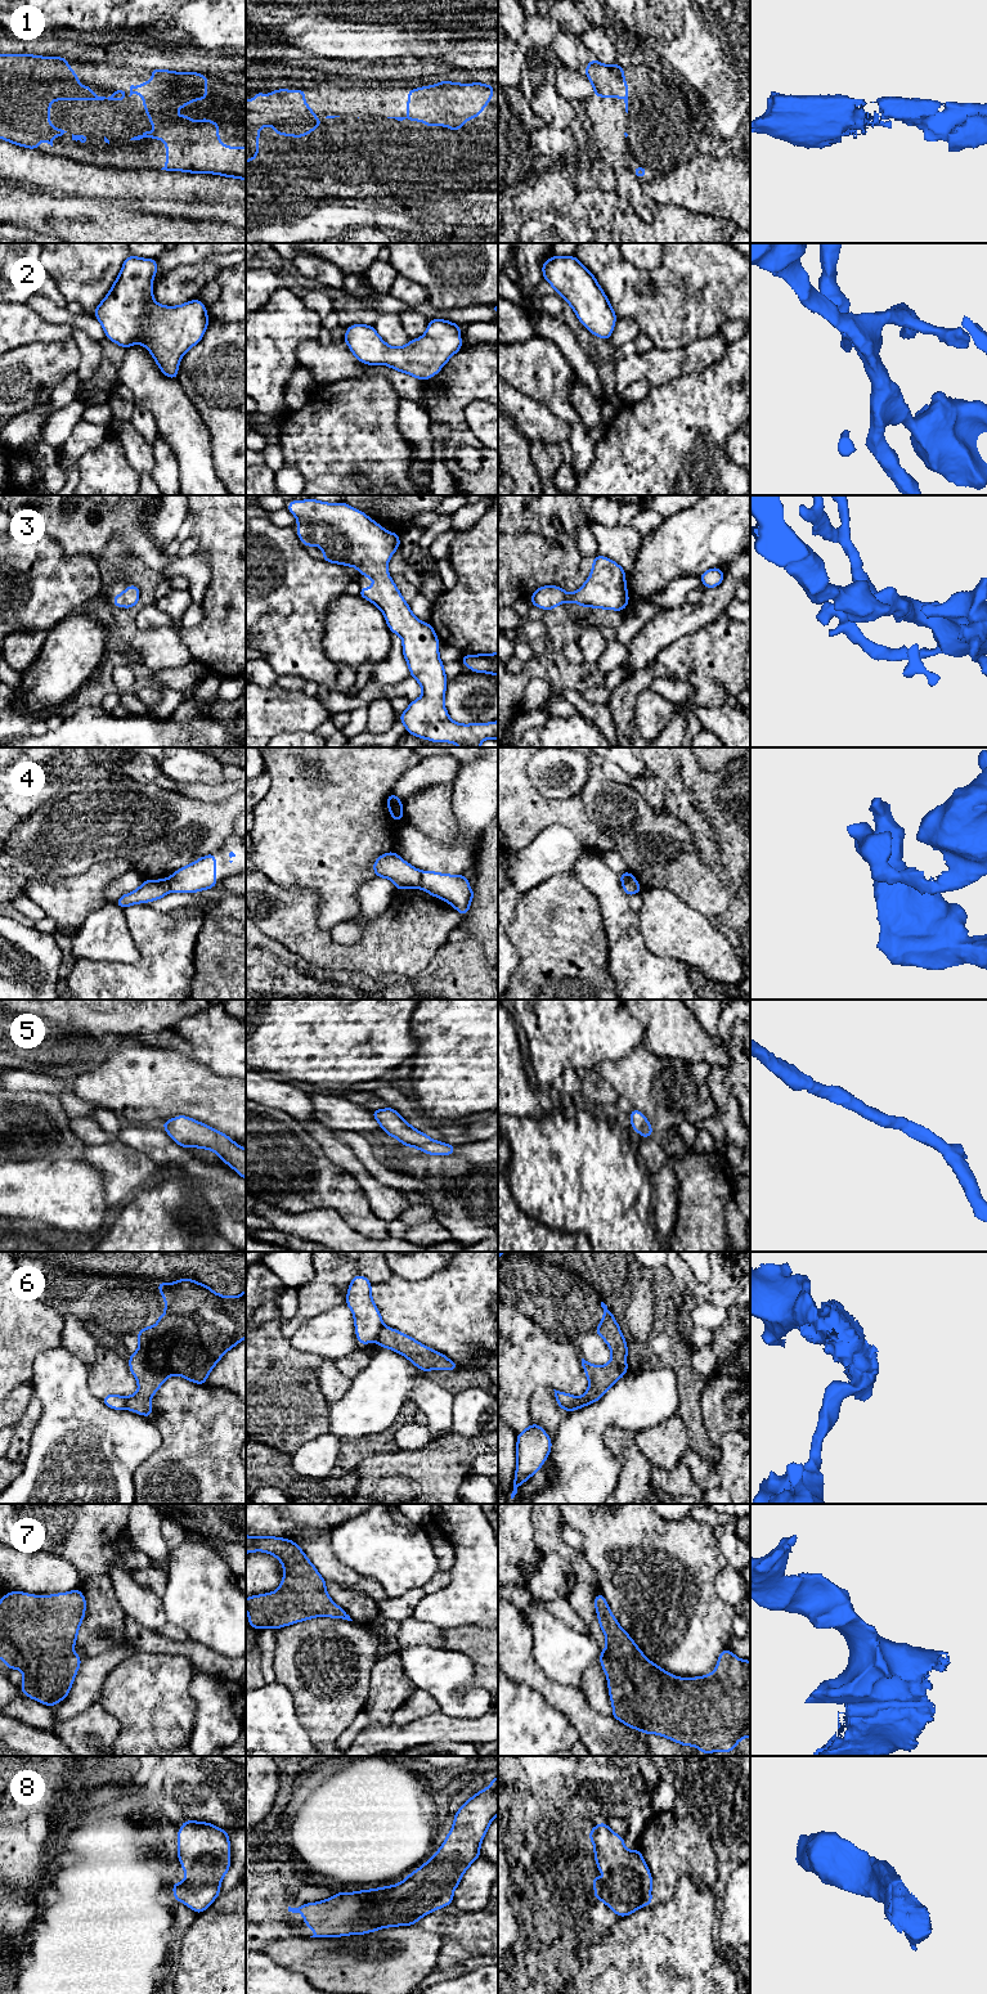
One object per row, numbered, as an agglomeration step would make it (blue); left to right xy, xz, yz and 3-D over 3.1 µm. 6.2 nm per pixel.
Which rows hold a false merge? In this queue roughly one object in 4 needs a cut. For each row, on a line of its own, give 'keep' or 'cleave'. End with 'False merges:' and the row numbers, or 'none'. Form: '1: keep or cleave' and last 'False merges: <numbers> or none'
1: keep
2: keep
3: keep
4: cleave
5: keep
6: cleave
7: keep
8: keep
False merges: 4, 6

